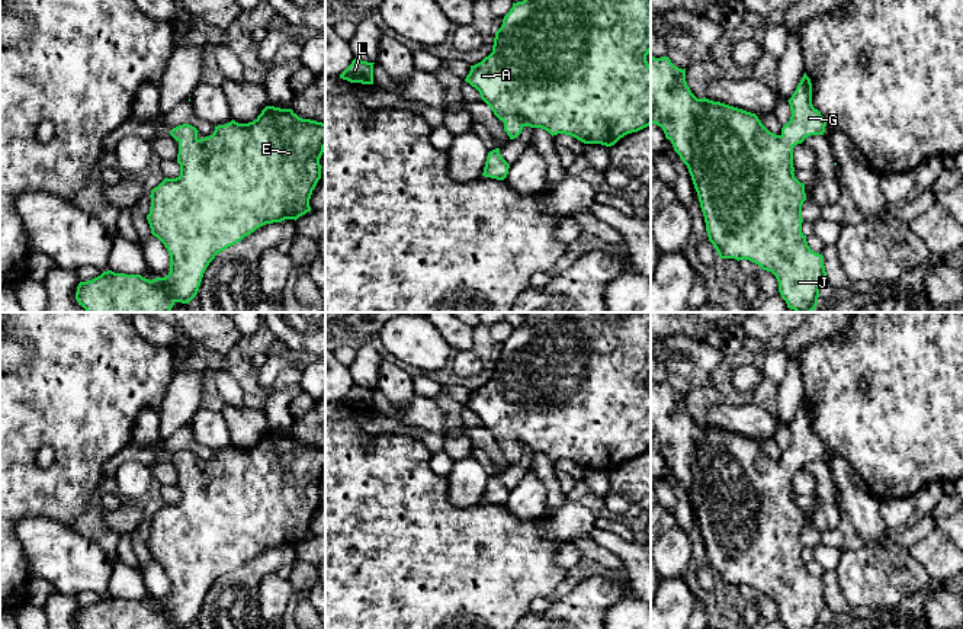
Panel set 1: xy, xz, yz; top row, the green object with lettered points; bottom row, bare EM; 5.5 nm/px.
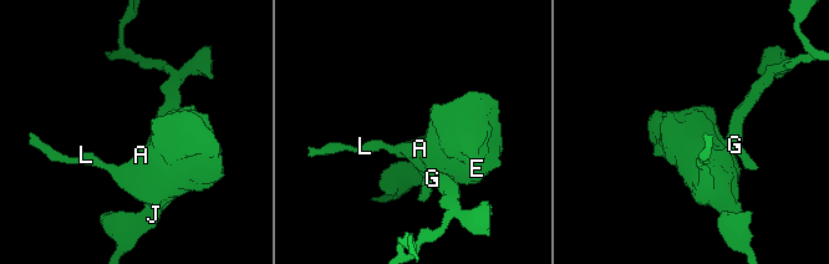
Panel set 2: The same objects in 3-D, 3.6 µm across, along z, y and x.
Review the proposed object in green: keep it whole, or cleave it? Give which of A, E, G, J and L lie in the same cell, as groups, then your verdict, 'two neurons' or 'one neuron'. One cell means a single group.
groups A E G J L; one neuron

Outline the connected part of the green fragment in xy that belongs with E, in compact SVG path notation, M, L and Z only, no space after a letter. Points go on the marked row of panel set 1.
M266 106L253 122L232 119L200 139L198 132L189 123L170 131L179 142L180 176L166 177L150 195L147 219L151 234L170 254L168 275L150 280L107 270L80 282L76 299L87 312L170 312L176 302L189 304L198 295L203 273L218 253L266 224L296 221L311 211L309 199L321 179L325 123L302 119L292 109Z

